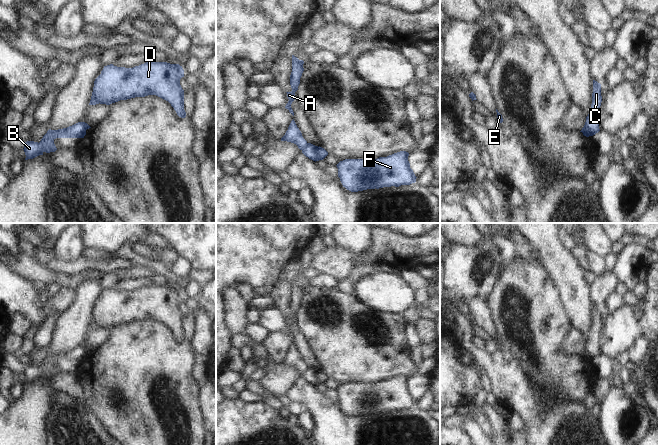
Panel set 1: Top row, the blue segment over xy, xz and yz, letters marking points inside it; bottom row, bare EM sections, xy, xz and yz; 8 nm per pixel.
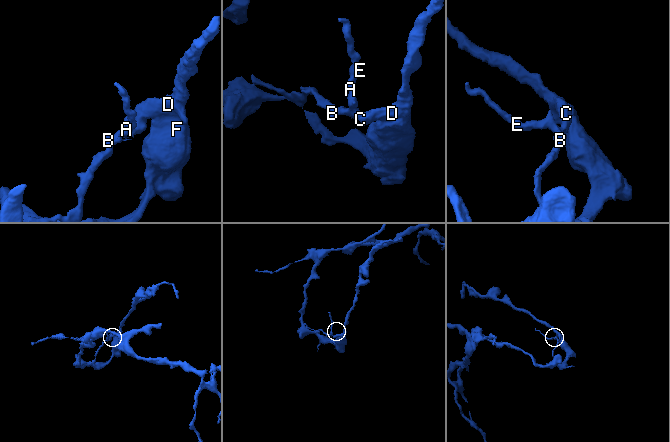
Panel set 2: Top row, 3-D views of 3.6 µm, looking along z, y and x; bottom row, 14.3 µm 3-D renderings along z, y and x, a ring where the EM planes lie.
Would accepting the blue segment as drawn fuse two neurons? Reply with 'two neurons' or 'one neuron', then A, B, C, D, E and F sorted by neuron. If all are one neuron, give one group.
two neurons; groups A B E / C D F

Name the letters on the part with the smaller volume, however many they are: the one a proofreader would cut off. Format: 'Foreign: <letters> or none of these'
Foreign: A, B, E

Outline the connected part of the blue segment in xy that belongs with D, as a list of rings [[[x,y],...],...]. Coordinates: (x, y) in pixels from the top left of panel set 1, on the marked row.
[[[152,61],[133,68],[117,67],[110,64],[104,66],[101,74],[95,79],[89,105],[99,103],[110,105],[120,100],[156,95],[168,101],[179,117],[185,118],[184,90],[180,85],[182,77],[184,77],[184,70],[179,64]]]

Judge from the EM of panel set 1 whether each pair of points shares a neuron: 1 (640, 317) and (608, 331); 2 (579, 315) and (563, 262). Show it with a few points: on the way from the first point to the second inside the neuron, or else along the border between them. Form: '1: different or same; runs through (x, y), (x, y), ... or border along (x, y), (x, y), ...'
1: same; runs through (632, 321), (616, 331)
2: same; runs through (577, 302), (575, 294), (570, 288), (568, 275)

